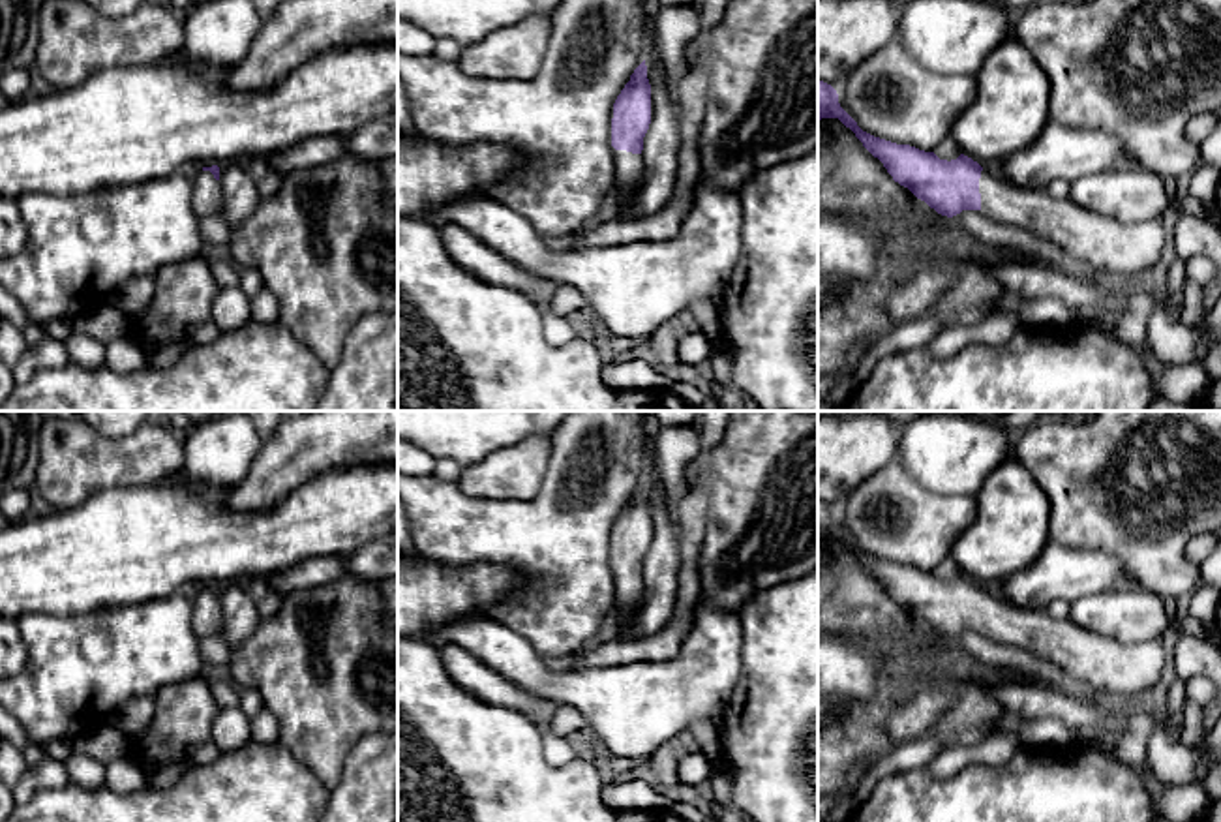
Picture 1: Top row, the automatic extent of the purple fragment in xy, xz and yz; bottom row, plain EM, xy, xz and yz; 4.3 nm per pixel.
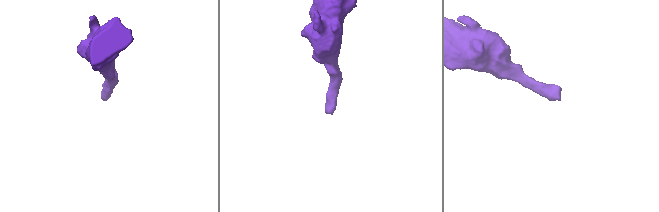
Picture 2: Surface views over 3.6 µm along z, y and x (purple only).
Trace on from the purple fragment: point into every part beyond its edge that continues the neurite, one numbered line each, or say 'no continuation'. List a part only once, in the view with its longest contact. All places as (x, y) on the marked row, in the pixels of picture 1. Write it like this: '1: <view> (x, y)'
1: yz (1120, 250)

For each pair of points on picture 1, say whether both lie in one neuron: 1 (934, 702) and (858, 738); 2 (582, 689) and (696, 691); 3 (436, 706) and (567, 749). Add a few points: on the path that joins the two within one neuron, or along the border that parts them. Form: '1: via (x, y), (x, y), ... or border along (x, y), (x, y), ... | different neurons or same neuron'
1: border along (918, 695), (888, 717), (886, 734), (891, 742) | different neurons
2: via (610, 691), (668, 691) | same neuron
3: border along (541, 730), (548, 762), (565, 766), (584, 753) | different neurons

